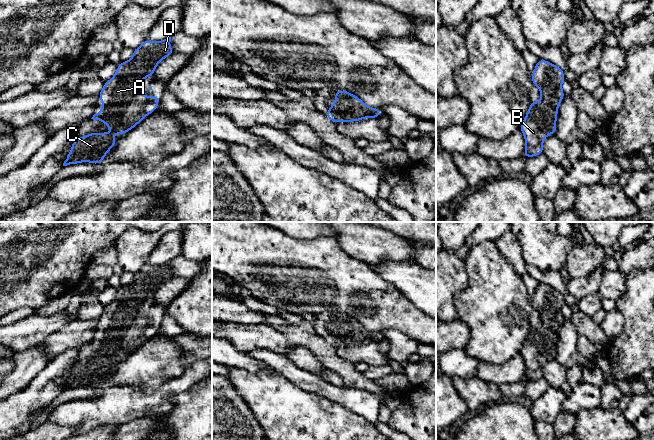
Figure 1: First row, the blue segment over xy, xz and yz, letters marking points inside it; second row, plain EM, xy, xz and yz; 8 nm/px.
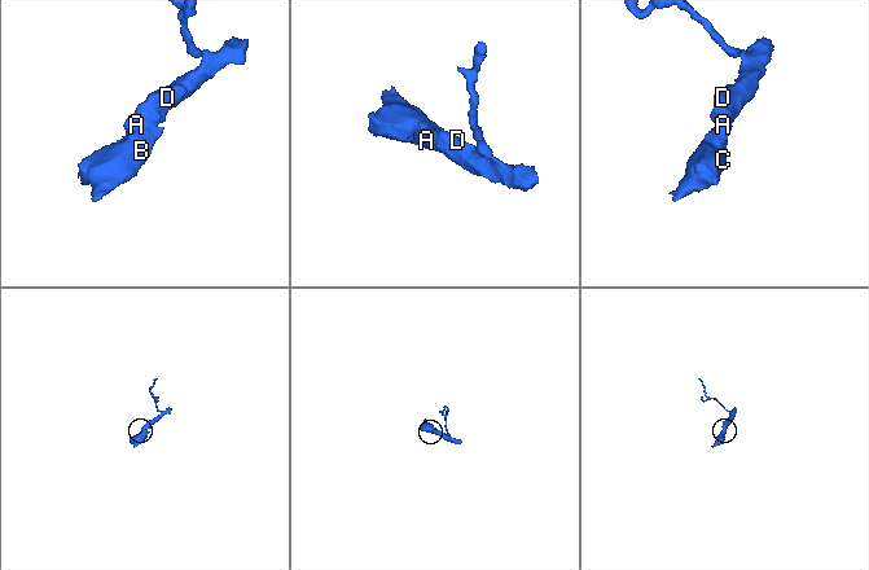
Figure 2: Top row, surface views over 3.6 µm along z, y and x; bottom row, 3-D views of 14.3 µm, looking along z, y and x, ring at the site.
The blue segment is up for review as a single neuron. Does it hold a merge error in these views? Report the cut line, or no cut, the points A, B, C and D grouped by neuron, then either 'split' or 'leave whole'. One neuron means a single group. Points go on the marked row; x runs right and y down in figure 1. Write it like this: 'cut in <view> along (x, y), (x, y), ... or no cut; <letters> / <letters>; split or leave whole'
no cut; A B C D; leave whole

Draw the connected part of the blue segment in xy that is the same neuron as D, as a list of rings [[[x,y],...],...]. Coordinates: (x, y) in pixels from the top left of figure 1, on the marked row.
[[[171,37],[158,42],[146,39],[134,49],[130,60],[117,66],[115,75],[104,83],[98,94],[104,107],[91,118],[106,123],[112,132],[89,133],[76,138],[63,166],[82,162],[102,164],[104,156],[118,141],[111,135],[126,134],[158,108],[161,97],[143,96],[141,82],[154,76],[158,64],[174,54],[170,42]]]

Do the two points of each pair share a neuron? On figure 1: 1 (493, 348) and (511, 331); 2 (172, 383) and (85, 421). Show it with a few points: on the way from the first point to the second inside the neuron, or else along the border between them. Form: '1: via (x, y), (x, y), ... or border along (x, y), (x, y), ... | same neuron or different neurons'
1: via (497, 344), (507, 334) | same neuron
2: via (150, 402), (125, 403), (107, 409) | same neuron

